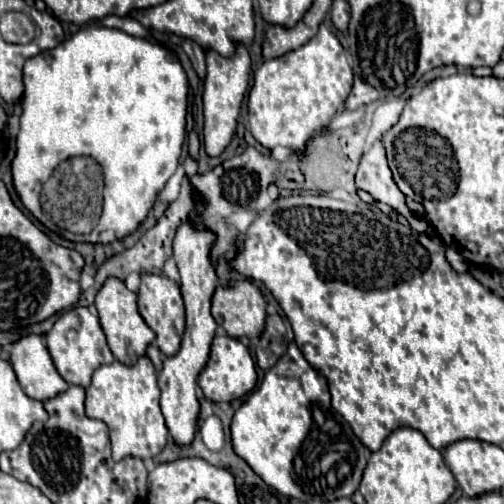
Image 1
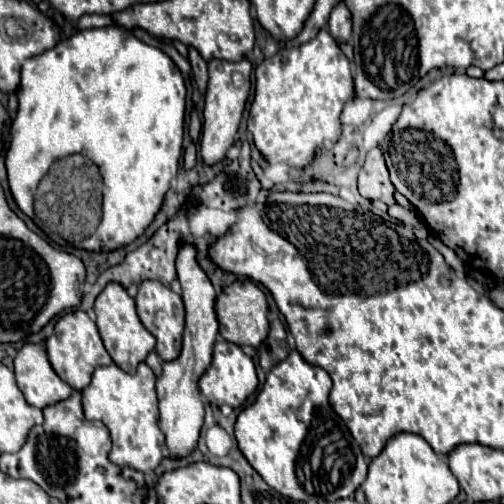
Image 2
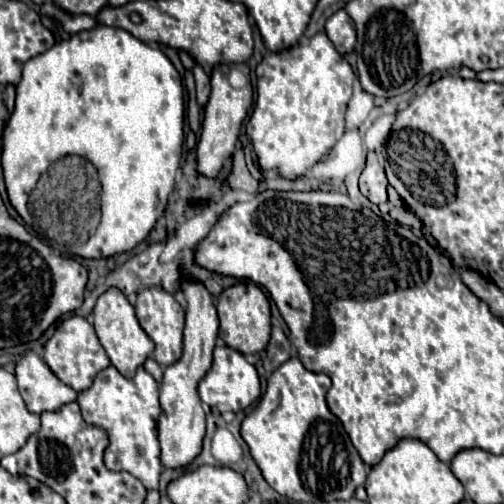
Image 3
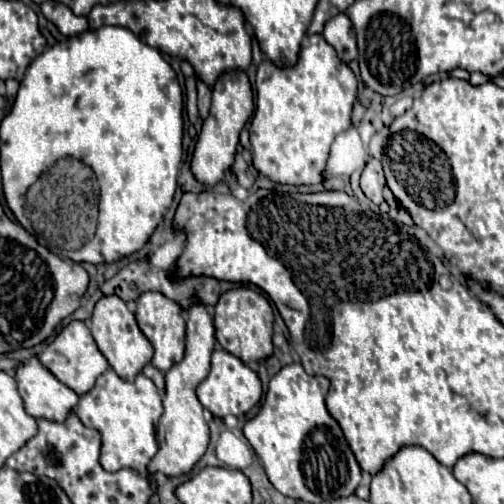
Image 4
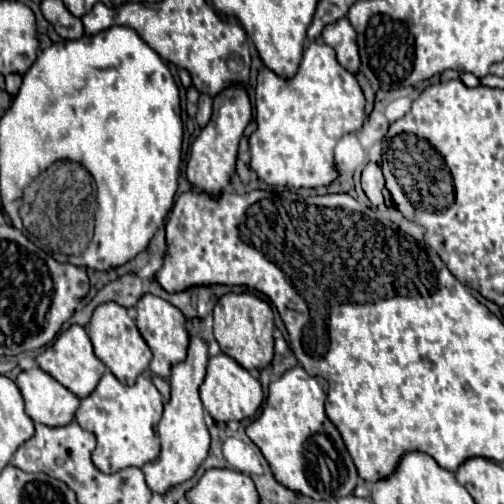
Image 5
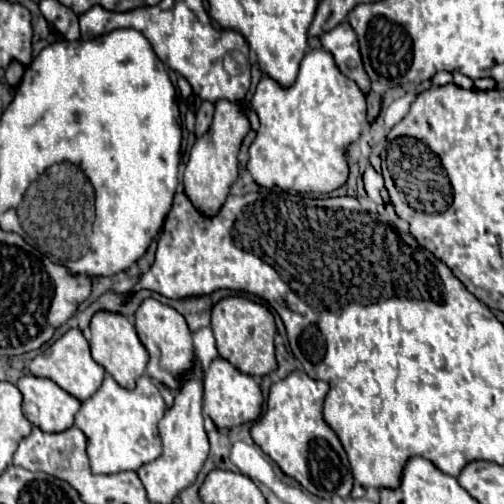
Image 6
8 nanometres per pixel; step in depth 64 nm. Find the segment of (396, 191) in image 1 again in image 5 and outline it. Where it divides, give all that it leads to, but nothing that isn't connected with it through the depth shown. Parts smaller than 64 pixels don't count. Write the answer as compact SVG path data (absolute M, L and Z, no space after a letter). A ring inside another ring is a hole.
M376 162L366 164L364 172L362 172L362 188L366 192L366 196L370 198L372 204L382 204L382 188L384 188L384 176L382 176L382 168Z

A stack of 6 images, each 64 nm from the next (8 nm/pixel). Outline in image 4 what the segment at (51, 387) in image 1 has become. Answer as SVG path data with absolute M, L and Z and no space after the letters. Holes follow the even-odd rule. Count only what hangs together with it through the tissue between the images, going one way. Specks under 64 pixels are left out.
M36 356L16 368L16 382L26 412L34 418L64 420L78 404L78 394L42 366Z

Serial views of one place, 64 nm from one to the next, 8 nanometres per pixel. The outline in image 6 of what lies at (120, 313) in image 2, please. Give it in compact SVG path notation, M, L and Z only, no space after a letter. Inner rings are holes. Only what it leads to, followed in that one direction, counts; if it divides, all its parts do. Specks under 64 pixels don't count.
M98 310L92 316L90 322L90 350L92 350L92 358L104 366L104 370L114 376L114 380L124 386L124 388L134 388L136 380L146 372L146 364L148 364L148 350L144 348L144 344L140 342L134 324L122 316L120 312L108 312L108 310Z

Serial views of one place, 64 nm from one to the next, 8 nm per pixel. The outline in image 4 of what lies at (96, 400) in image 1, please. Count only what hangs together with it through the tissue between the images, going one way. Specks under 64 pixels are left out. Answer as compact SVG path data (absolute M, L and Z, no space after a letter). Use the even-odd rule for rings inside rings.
M108 368L94 384L94 388L80 396L76 414L88 428L96 428L102 434L102 452L100 464L108 472L116 472L122 468L136 470L144 478L152 480L152 490L156 490L154 478L150 478L148 464L158 452L156 442L156 426L154 420L162 416L162 400L154 382L142 372L134 382L122 380L112 368Z

